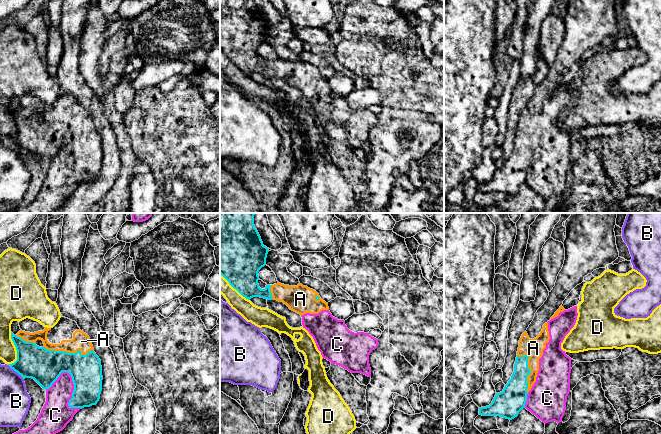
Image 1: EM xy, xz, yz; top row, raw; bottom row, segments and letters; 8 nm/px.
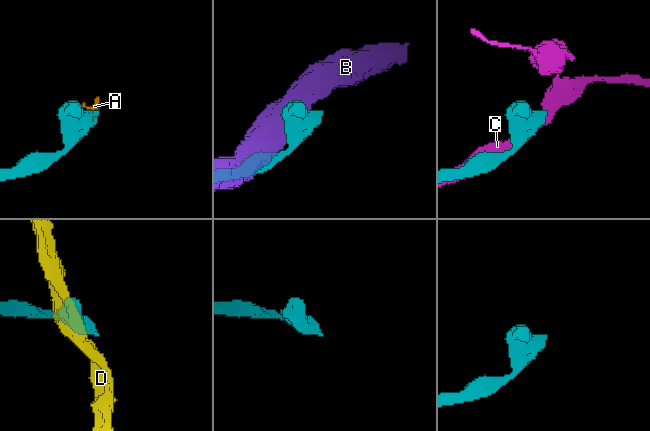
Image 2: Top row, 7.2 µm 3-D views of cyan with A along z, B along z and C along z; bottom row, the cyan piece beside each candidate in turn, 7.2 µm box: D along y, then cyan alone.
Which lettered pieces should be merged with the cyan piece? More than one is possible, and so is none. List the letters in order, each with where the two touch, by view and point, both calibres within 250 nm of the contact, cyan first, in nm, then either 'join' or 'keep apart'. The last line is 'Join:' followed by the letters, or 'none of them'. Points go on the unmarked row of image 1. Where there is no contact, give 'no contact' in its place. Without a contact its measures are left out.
A: xy (68, 128) | 280/140 nm | join
B: xy (15, 147) | 280/240 nm | keep apart
C: xy (72, 169) | 260/240 nm | keep apart
D: xy (16, 125) | 260/140 nm | keep apart
Join: A

